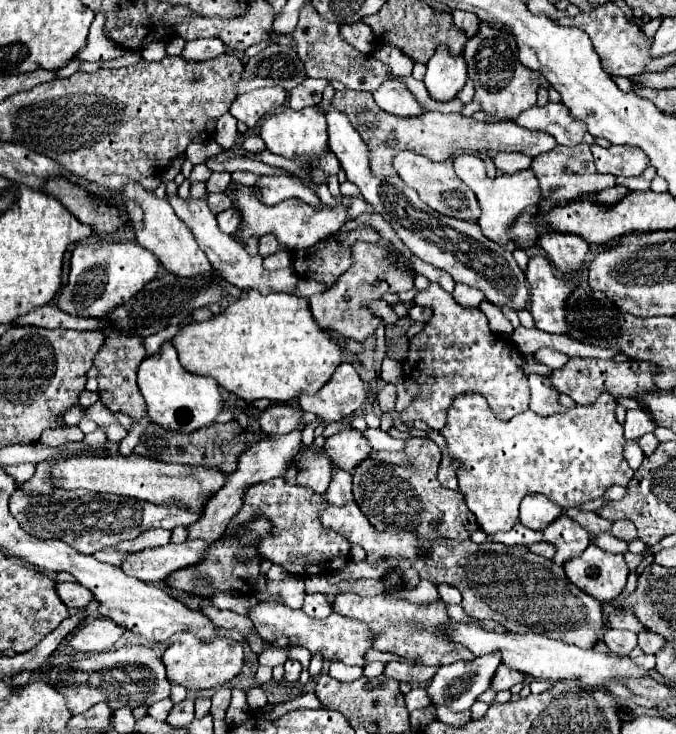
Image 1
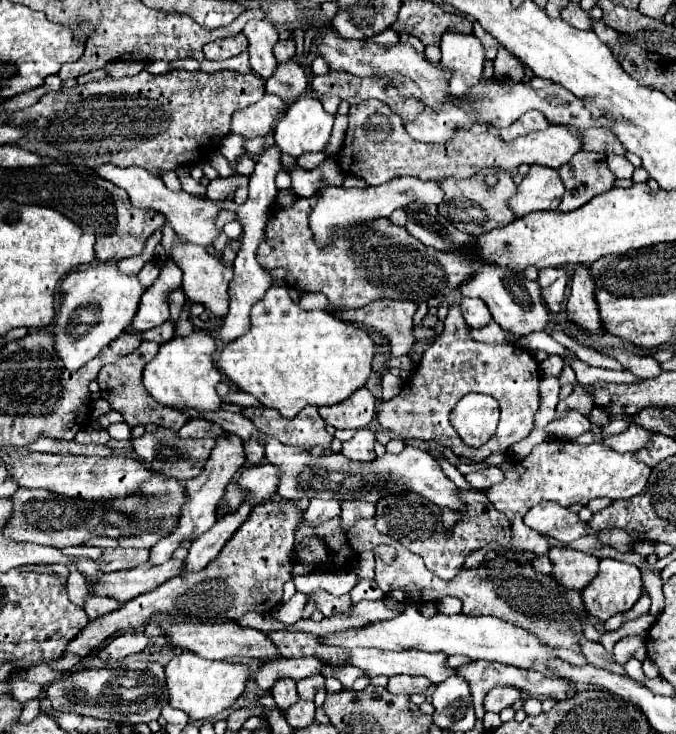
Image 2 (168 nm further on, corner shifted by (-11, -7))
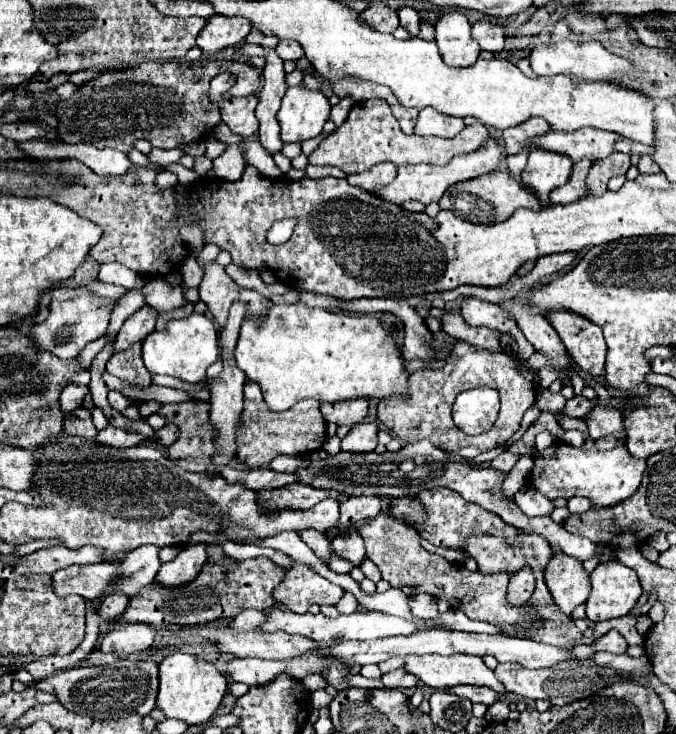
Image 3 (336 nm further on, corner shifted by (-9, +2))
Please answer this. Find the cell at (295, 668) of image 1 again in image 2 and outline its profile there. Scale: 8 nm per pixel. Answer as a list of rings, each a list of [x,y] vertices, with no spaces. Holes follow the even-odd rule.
[[[312,675],[304,677],[304,681],[298,681],[298,695],[304,699],[314,699],[314,693],[324,687],[324,677],[322,675]]]

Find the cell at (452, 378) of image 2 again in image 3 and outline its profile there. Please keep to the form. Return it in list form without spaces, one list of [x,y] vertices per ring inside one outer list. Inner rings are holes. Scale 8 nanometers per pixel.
[[[456,340],[450,356],[446,358],[446,366],[442,370],[418,370],[410,374],[410,398],[404,400],[400,396],[394,396],[390,400],[382,400],[378,404],[378,420],[390,428],[404,444],[418,442],[418,440],[430,440],[434,446],[442,448],[444,452],[454,452],[462,458],[474,458],[480,452],[488,452],[492,448],[502,446],[508,438],[518,432],[520,422],[524,412],[532,406],[534,402],[534,388],[532,382],[528,382],[524,376],[518,372],[518,360],[498,352],[492,354],[482,348],[474,348],[462,340]],[[478,386],[488,386],[498,390],[502,408],[500,414],[494,422],[494,426],[480,436],[468,436],[462,430],[456,428],[452,420],[452,404],[456,396],[462,390],[478,388]]]

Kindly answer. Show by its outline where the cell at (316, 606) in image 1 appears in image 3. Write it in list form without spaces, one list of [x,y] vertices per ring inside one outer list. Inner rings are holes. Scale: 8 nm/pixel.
[[[292,562],[290,568],[284,568],[284,578],[274,588],[276,602],[296,614],[306,614],[310,604],[336,604],[342,594],[340,586],[328,582],[302,562]]]

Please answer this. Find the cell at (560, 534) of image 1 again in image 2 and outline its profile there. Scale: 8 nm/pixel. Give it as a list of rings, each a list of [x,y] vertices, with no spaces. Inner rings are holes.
[[[550,547],[548,557],[554,563],[552,575],[568,589],[582,591],[598,573],[600,559],[568,547]]]

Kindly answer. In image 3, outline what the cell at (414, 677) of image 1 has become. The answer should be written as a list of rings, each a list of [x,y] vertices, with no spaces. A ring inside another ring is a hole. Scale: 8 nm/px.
[[[398,668],[382,674],[382,682],[388,688],[410,688],[416,686],[416,676],[410,676],[410,672],[406,672],[404,668]]]

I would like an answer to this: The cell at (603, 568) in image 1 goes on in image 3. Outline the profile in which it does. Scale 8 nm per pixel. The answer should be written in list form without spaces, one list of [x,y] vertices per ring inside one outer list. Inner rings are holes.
[[[610,560],[598,564],[590,574],[592,592],[586,602],[590,622],[626,616],[642,596],[642,586],[632,568]]]

